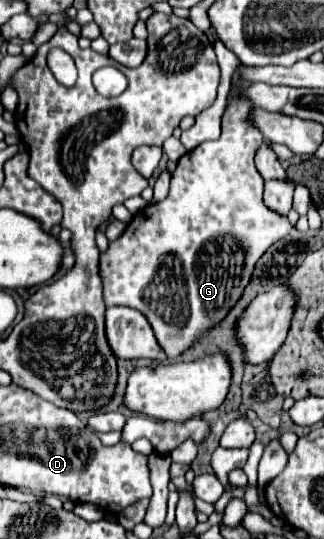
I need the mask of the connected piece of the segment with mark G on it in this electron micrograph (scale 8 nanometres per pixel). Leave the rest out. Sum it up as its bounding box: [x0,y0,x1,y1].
[99,92,291,358]

